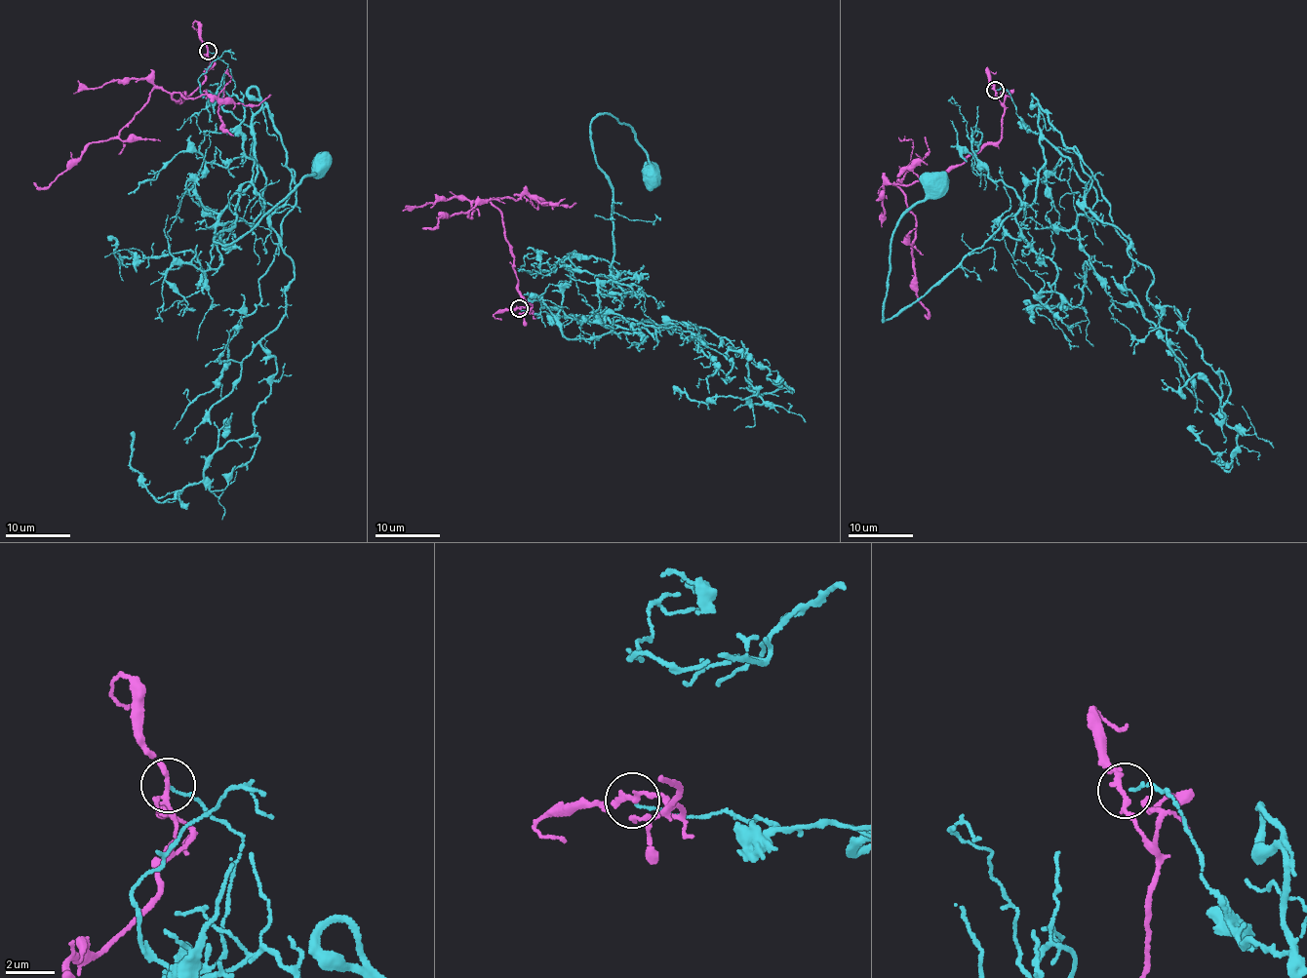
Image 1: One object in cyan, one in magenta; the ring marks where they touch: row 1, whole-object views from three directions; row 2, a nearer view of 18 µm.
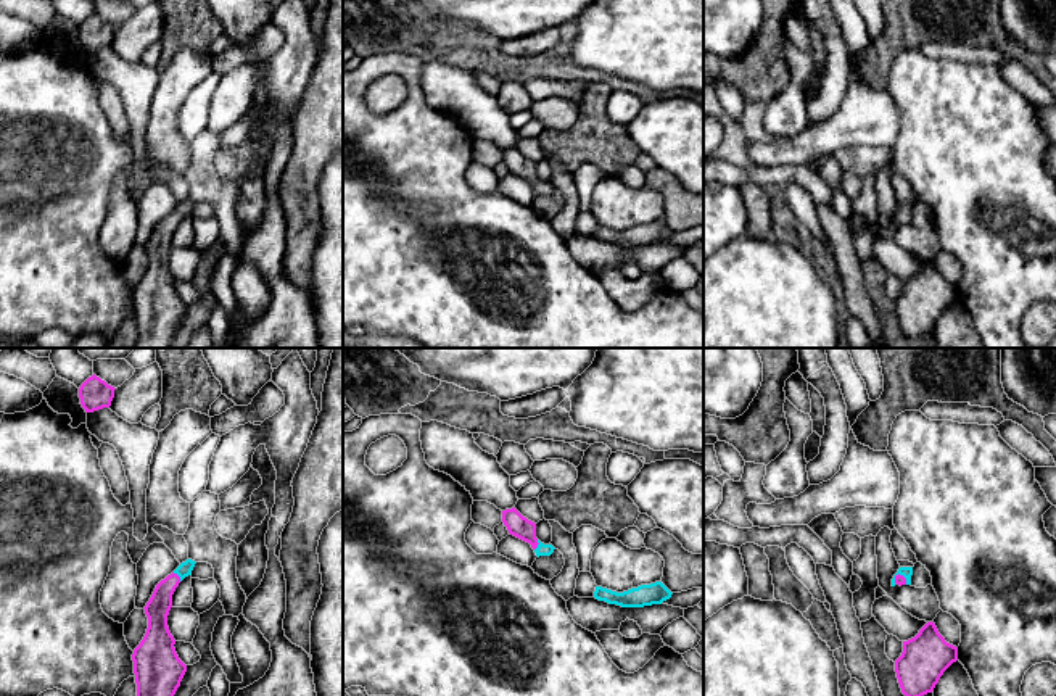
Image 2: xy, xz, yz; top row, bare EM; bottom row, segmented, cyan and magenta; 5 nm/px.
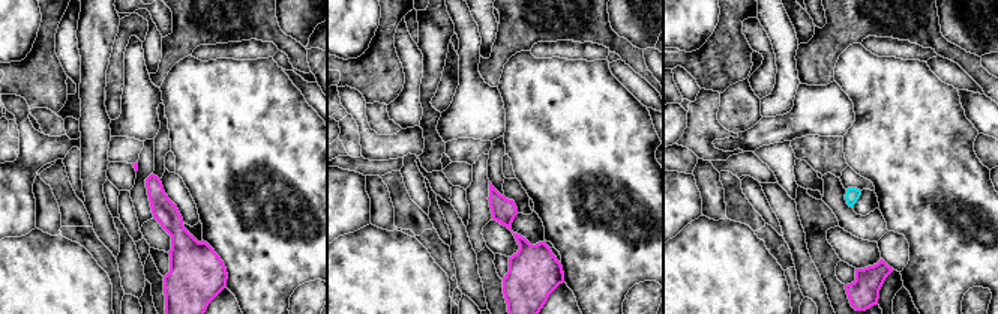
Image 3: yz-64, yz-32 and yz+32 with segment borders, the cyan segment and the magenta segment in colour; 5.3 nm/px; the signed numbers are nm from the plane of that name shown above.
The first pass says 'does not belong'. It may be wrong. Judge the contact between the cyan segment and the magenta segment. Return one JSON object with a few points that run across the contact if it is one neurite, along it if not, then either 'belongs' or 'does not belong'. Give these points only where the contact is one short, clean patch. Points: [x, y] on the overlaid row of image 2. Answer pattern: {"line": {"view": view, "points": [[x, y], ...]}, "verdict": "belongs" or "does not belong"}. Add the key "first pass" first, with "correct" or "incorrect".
{"first pass": "correct", "verdict": "does not belong"}

